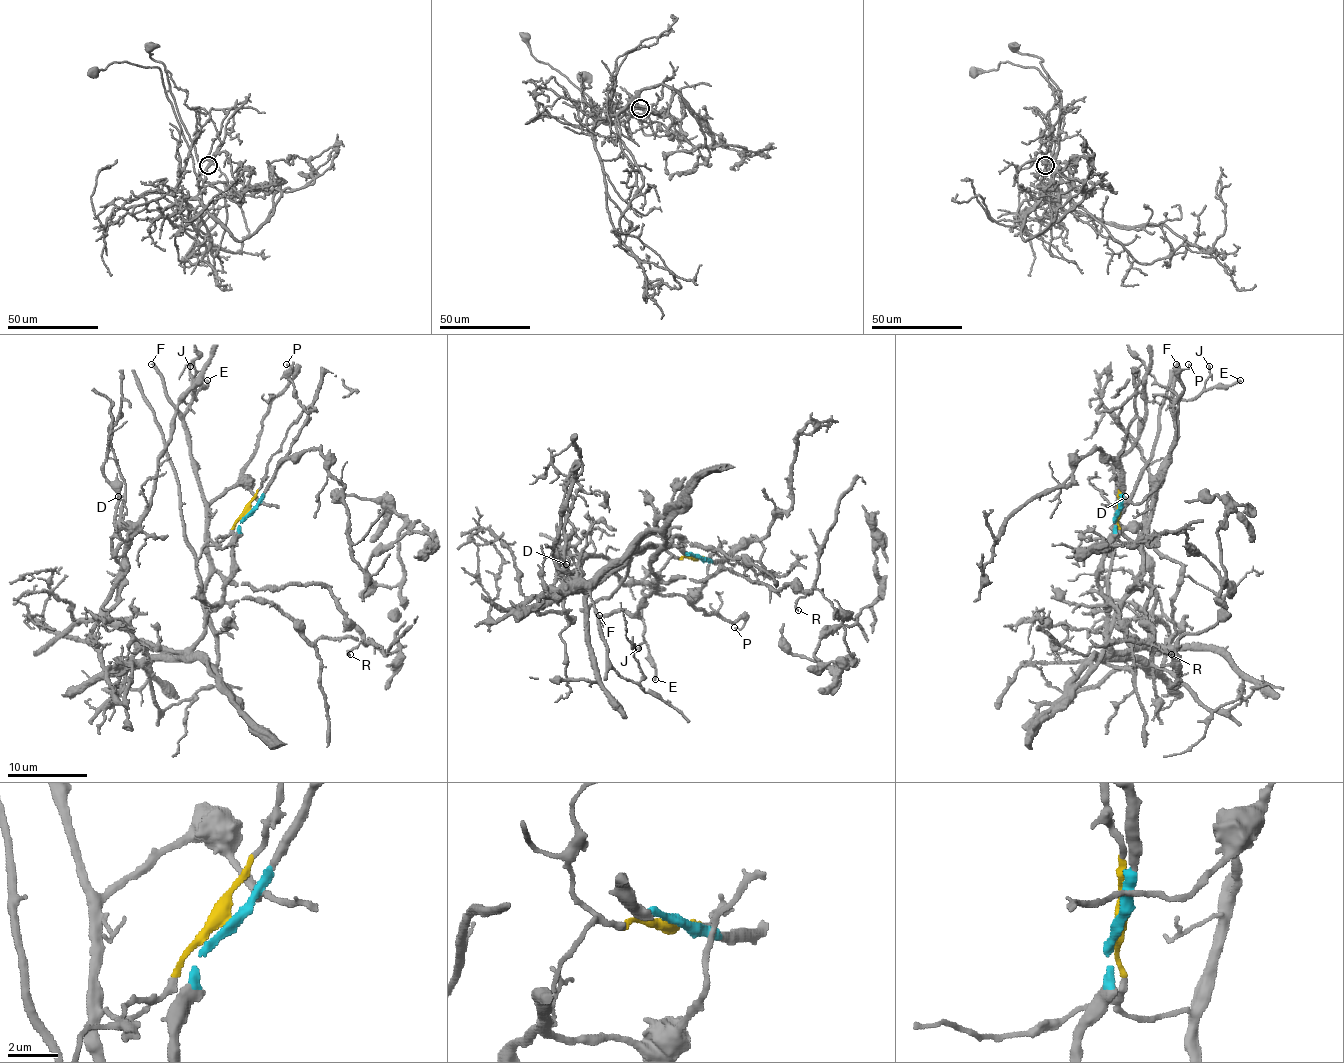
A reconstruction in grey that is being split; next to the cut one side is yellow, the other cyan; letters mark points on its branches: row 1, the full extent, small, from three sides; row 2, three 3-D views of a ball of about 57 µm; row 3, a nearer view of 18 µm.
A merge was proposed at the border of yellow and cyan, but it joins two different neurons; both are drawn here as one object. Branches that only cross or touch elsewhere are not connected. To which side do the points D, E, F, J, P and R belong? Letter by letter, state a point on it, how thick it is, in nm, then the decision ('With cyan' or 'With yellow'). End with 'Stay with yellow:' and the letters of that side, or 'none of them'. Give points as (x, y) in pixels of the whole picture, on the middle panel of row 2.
D: Place: (566, 564). Thickness 80 nm. With cyan
E: Place: (655, 679). Thickness 200 nm. With yellow
F: Place: (599, 615). Thickness 320 nm. With yellow
J: Place: (638, 648). Thickness 140 nm. With yellow
P: Place: (734, 627). Thickness 140 nm. With yellow
R: Place: (798, 610). Thickness 120 nm. With yellow
Stay with yellow: E, F, J, P, R

